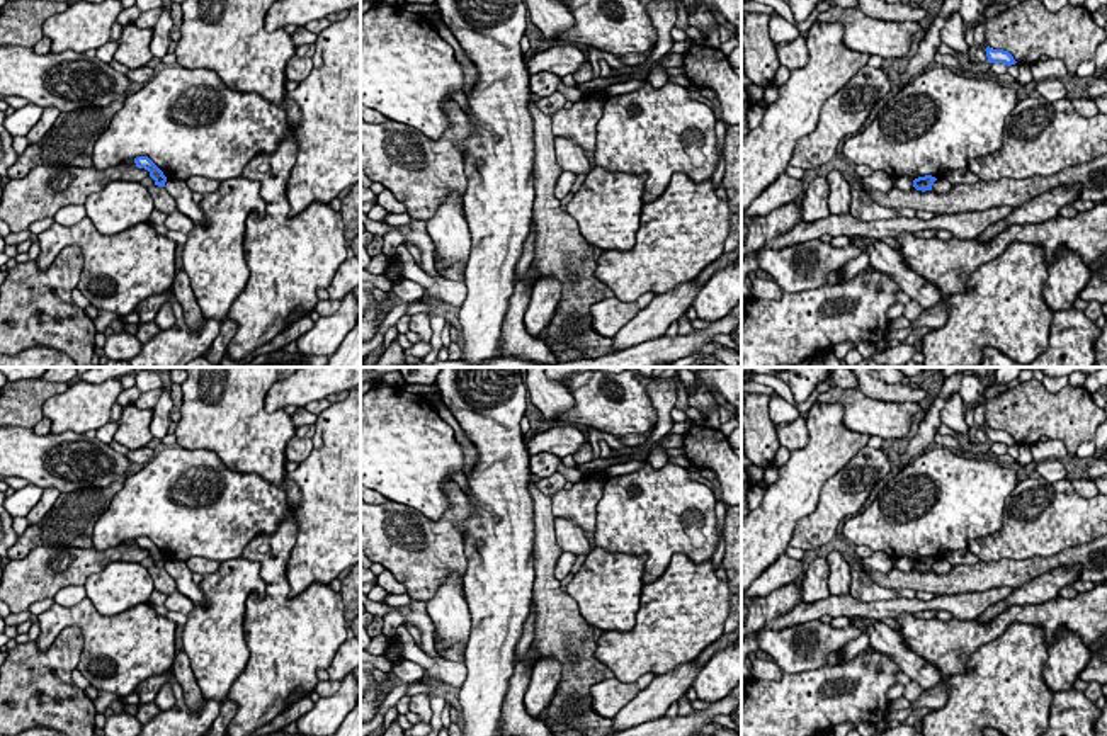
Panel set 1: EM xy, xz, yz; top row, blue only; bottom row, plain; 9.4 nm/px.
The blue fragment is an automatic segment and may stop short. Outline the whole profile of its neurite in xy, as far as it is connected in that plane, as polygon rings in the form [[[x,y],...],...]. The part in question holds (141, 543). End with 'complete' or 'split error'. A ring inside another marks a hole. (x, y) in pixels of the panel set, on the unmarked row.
[[[138,537],[134,539],[134,544],[138,549],[145,549],[150,552],[150,558],[155,561],[155,566],[165,568],[167,558],[148,537]]]; complete

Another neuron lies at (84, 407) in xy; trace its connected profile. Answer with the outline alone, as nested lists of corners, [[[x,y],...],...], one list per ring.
[[[119,379],[100,384],[78,381],[65,393],[51,396],[43,405],[43,415],[51,420],[49,433],[99,430],[111,420],[112,405],[121,391]]]

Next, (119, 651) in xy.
[[[88,598],[73,607],[53,603],[37,620],[39,636],[34,643],[39,651],[48,651],[65,627],[78,627],[83,636],[78,671],[92,687],[121,697],[133,694],[143,680],[168,673],[177,654],[177,624],[158,615],[148,602],[111,617],[99,614]]]

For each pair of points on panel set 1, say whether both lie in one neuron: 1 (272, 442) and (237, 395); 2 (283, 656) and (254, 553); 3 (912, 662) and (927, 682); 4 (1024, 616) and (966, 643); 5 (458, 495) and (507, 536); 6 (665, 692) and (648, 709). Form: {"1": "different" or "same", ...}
{"1": "same", "2": "same", "3": "same", "4": "same", "5": "different", "6": "same"}

